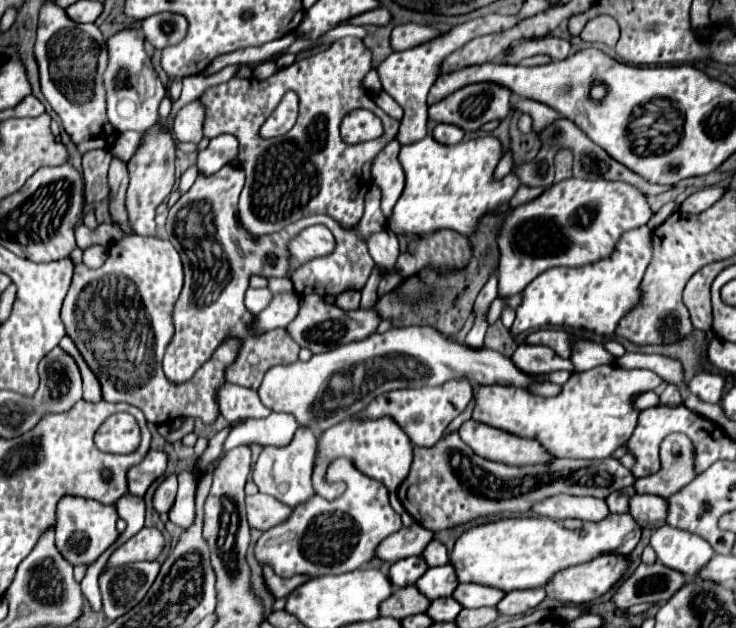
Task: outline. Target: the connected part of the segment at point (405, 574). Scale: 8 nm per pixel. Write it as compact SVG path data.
M406 557L402 561L396 561L390 567L390 581L396 587L416 585L416 581L422 577L422 573L428 571L428 565L422 557Z

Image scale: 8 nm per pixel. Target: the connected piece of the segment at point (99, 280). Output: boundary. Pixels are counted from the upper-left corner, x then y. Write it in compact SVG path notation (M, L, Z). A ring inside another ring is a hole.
M124 235L108 249L108 259L100 269L88 269L86 265L78 265L74 269L72 287L64 299L62 307L62 321L66 325L66 333L74 339L76 347L82 351L86 363L98 375L102 383L102 399L110 403L130 403L142 409L146 421L150 423L170 423L176 417L194 417L200 419L204 425L212 425L220 415L218 393L226 383L226 367L230 367L236 357L242 341L234 335L228 335L218 349L214 351L212 359L204 363L196 375L186 383L170 383L162 373L162 357L170 337L174 337L174 321L172 311L180 297L184 285L184 271L178 251L168 239L160 237L138 237L138 235Z

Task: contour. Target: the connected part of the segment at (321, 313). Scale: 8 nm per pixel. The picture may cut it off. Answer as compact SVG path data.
M304 295L300 297L298 317L286 329L300 347L308 347L312 353L326 353L330 349L336 349L338 345L346 345L346 343L370 337L372 333L376 333L380 321L382 319L376 311L376 305L370 309L358 307L356 311L346 311L346 309L340 309L338 305L326 303L320 295Z

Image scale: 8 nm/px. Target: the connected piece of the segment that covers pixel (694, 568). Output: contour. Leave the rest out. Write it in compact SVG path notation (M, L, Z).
M670 525L656 529L650 537L650 545L654 547L658 561L684 573L686 579L694 579L714 557L714 549L710 549L708 541Z

